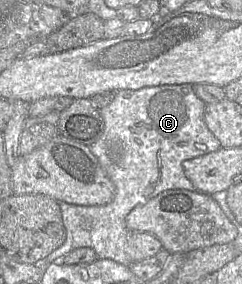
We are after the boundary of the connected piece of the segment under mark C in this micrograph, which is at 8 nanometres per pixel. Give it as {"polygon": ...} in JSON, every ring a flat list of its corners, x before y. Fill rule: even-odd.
{"polygon":[[158,85,137,90,123,89,115,93,113,101,100,109,104,130,99,139,90,145,91,152,97,157,103,170,114,183,116,192,111,202,105,205,73,205,58,201,66,229,66,240,43,262,42,267,60,261,71,251,79,248,93,249,98,259,111,259,124,266,131,266,131,258,126,253,129,230,126,227,127,215,137,206,146,203,161,192,170,189,197,191,183,170,183,162,221,148,218,139,211,133,204,121,206,103,198,98,194,85]]}

